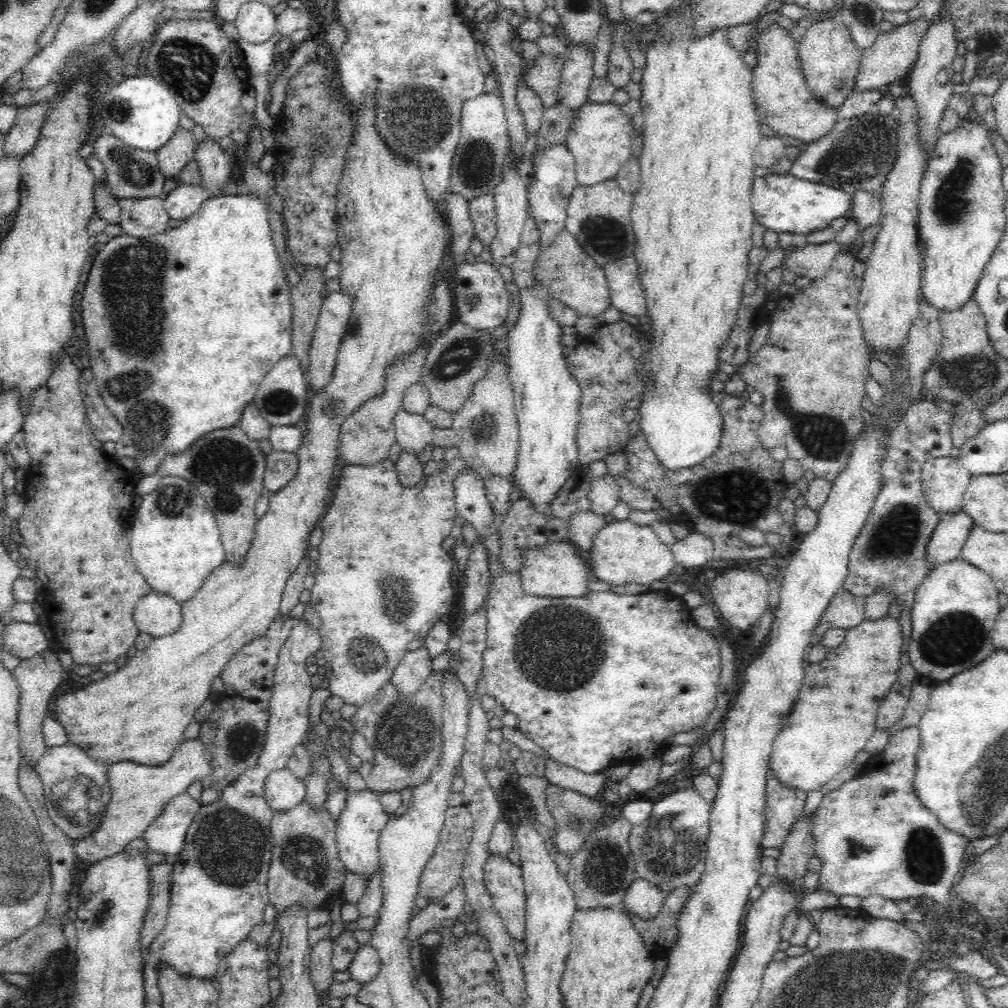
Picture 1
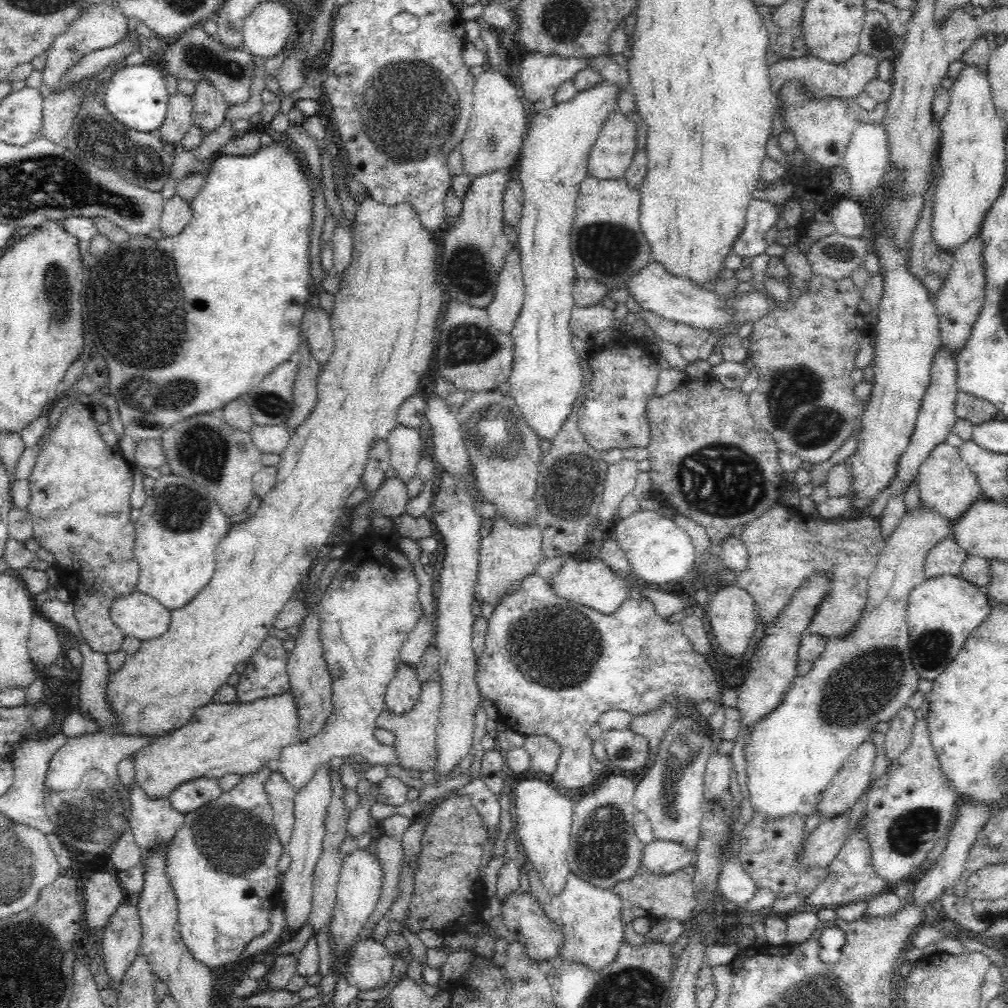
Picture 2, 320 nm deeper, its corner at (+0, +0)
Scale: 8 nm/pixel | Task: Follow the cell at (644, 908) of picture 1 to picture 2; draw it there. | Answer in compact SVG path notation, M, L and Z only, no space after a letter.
M654 838L645 843L641 860L648 871L666 875L693 865L696 856L695 850L688 848L684 843Z

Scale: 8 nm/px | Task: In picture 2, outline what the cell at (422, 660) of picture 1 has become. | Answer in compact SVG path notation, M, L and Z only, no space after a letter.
M401 663L384 694L385 708L394 715L406 714L418 702L421 692L415 667Z

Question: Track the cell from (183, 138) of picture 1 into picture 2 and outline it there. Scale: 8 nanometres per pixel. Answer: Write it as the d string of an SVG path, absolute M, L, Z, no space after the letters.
M176 91L169 94L164 122L158 129L158 136L165 142L181 142L184 134L195 124L193 116L193 97Z

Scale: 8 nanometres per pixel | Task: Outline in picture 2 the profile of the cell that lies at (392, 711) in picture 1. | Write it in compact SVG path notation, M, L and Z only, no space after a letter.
M432 679L421 684L418 702L403 715L394 715L384 709L376 719L377 728L390 730L396 735L393 747L399 756L399 766L404 769L424 771L435 768L438 753L436 748L436 727L439 721L440 705L442 704L442 689L438 681Z

